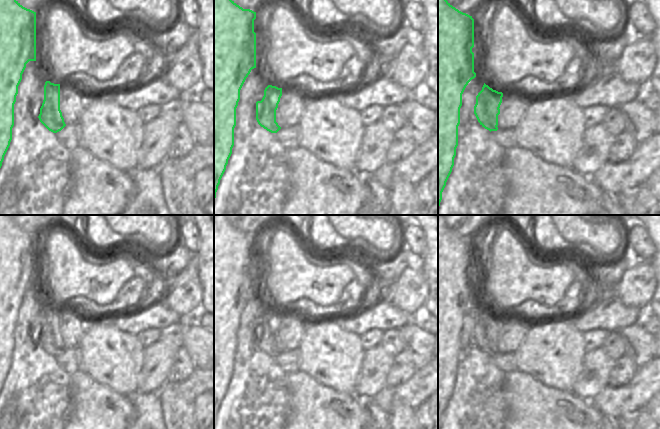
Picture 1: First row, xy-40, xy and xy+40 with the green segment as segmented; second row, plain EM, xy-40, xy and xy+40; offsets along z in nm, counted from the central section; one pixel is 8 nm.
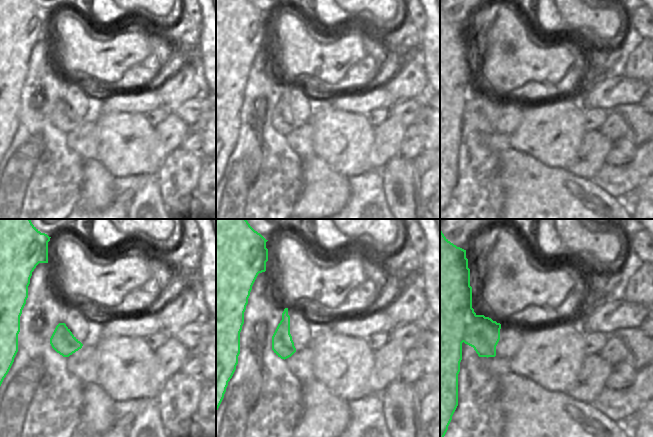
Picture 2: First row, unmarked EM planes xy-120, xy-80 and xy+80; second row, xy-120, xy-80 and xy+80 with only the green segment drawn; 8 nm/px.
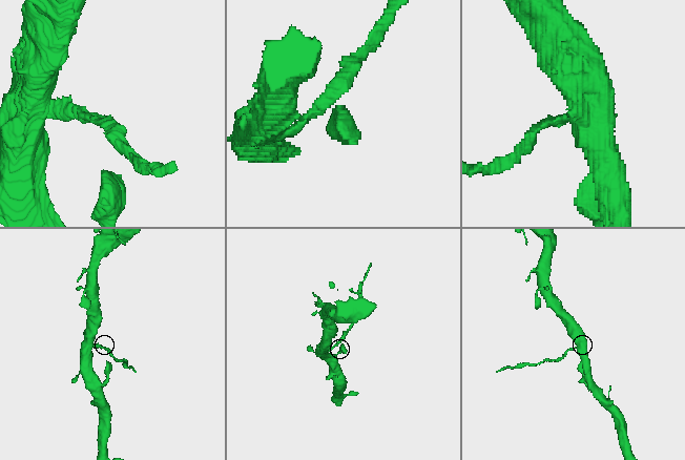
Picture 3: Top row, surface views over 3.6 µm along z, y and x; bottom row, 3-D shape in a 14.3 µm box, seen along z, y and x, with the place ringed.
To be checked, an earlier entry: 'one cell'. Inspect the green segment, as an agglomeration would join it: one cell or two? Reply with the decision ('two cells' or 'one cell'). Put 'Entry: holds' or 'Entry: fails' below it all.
two cells
Entry: fails

